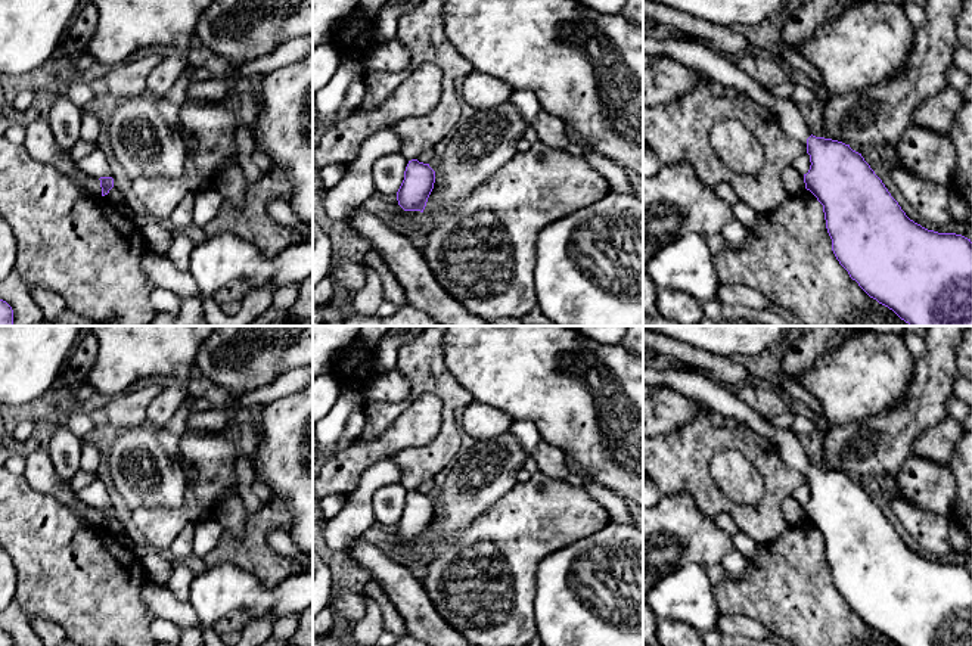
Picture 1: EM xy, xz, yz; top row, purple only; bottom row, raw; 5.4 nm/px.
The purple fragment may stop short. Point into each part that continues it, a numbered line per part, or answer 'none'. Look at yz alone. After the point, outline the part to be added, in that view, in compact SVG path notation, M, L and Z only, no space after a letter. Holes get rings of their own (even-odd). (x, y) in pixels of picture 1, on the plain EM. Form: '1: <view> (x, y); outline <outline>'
1: yz (689, 382); outline M643 366L643 385L671 389L724 417L735 417L739 425L746 425L767 438L785 463L802 472L811 466L805 451L799 447L798 437L791 429L774 428L767 417L739 400L727 385L701 370L687 367L659 370Z

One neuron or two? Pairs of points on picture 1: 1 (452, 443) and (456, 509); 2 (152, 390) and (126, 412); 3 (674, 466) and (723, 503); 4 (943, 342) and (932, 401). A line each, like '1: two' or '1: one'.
1: two
2: one
3: one
4: one

